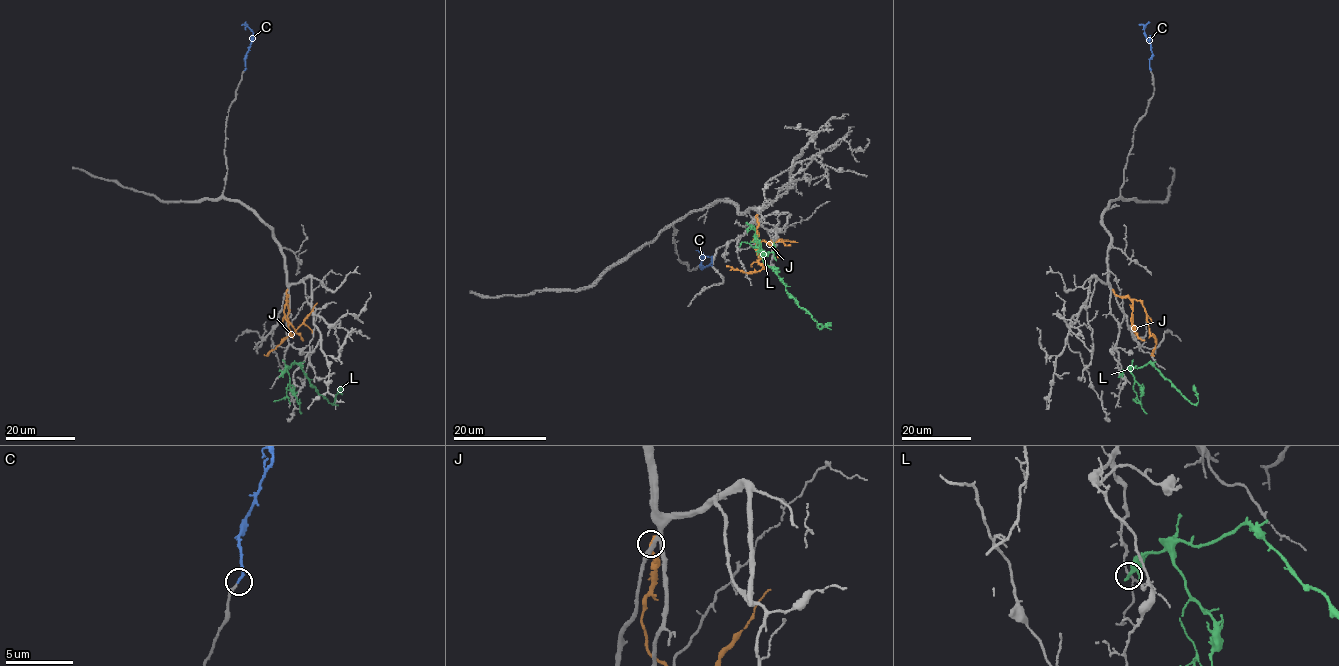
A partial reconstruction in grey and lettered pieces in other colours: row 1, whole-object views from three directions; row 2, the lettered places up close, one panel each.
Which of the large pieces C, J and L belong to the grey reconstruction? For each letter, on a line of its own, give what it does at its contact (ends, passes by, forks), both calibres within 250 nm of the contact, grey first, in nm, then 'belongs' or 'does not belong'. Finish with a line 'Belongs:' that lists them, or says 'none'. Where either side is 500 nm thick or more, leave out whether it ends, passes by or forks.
C: it ends | 190/200 nm | belongs
J: it ends | 190/300 nm | does not belong
L: it passes by | 130/200 nm | does not belong
Belongs: C

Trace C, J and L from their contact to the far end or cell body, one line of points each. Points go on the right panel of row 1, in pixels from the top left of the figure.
C: (1150, 70), (1152, 52), (1141, 24), (1139, 25)
J: (1114, 291), (1141, 302), (1148, 331), (1155, 337), (1155, 347), (1151, 354)
L: (1120, 376), (1124, 370), (1150, 363), (1188, 400), (1195, 404), (1198, 398), (1194, 385)

